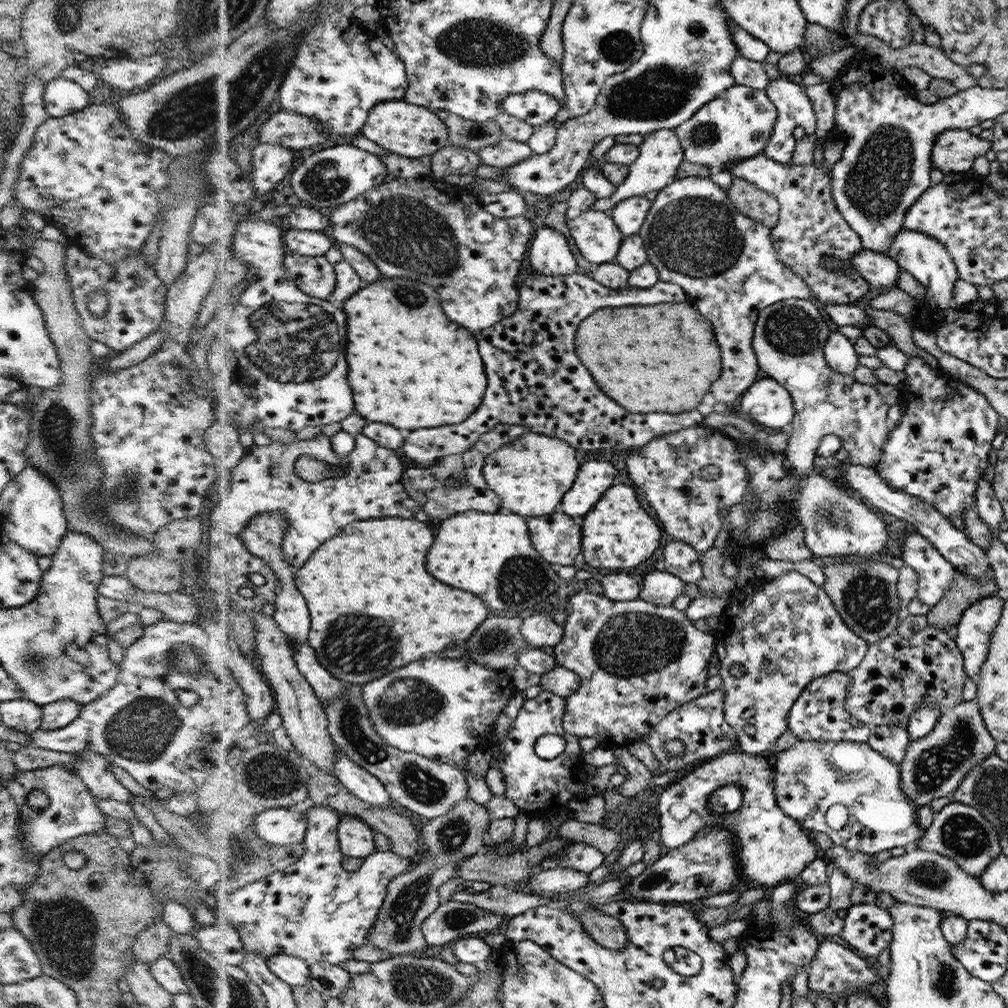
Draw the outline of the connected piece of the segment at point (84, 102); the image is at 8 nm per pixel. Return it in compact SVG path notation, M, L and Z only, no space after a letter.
M61 76L46 83L43 94L44 106L48 117L60 118L82 111L89 107L88 92L77 82L66 80Z

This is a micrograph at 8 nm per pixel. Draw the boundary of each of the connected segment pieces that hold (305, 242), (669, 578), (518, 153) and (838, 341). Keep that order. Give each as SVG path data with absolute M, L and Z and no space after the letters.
M289 227L285 244L289 252L302 256L324 256L338 244L331 233Z
M654 570L640 578L639 598L656 605L673 606L674 600L682 594L685 583L666 571Z
M510 138L481 148L477 153L480 157L481 164L497 166L501 169L512 166L521 160L526 160L532 155L535 155L527 143L516 142Z
M837 331L830 336L829 343L824 349L825 359L830 364L830 369L842 373L842 375L853 375L858 367L858 353L855 350L853 340L839 334Z

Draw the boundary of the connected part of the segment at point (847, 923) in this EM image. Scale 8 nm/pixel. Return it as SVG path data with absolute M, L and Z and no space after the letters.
M879 903L852 905L847 909L840 937L857 948L860 956L865 958L878 956L884 948L889 948L892 926L894 921L885 905Z

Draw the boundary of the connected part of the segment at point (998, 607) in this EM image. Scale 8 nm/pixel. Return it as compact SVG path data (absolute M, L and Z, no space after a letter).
M992 593L973 602L963 612L959 630L954 637L958 648L965 655L965 668L972 679L976 679L978 674L981 674L983 666L985 666L985 660L991 650L993 632L1003 616L1003 606L1005 606L1004 596L999 593Z

